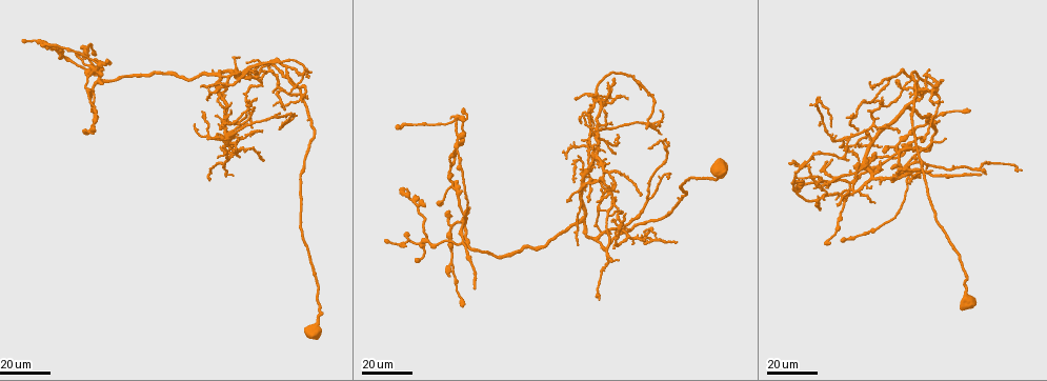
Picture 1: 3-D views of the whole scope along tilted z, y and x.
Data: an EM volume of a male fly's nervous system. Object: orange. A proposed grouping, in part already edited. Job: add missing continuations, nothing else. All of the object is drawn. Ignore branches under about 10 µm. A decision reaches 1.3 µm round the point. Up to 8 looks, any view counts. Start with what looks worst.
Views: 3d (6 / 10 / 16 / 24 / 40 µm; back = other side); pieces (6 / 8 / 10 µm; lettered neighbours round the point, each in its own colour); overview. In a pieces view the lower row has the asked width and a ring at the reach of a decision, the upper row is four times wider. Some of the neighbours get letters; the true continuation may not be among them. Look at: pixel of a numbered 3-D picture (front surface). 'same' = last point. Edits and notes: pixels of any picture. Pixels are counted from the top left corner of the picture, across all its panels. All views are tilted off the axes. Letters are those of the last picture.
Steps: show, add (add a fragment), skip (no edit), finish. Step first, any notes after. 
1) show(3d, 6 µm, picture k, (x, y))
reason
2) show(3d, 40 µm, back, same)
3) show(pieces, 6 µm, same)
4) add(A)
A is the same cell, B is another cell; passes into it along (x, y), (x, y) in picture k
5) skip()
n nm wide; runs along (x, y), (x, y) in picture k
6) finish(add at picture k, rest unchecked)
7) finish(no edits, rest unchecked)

show(3d, 16 µm, picture 1, (476, 287))
end of a long branch

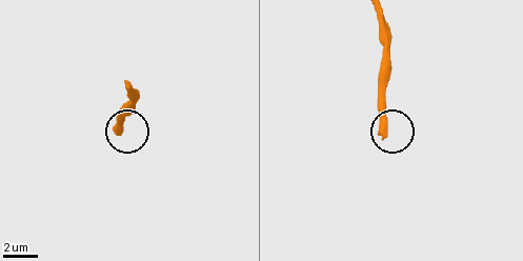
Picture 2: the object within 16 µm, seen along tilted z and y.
show(pieces, 8 µm, picture 2, (382, 133))

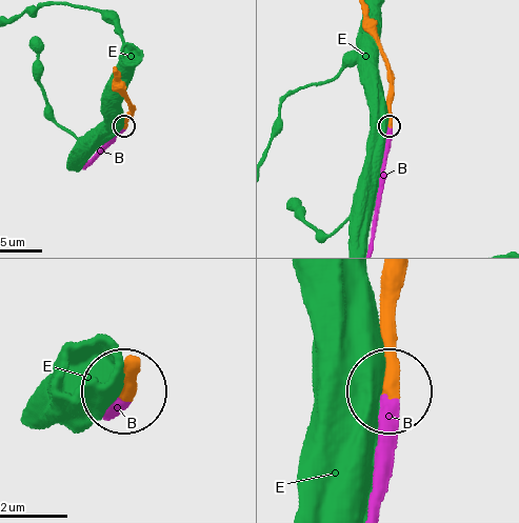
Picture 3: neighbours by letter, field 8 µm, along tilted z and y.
add(B)
370 nm wide; B is the same cell, E is another cell; passes into it along (392, 310), (392, 431), (379, 498) in picture 3; it goes on there

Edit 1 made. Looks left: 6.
show(overview)
redraw

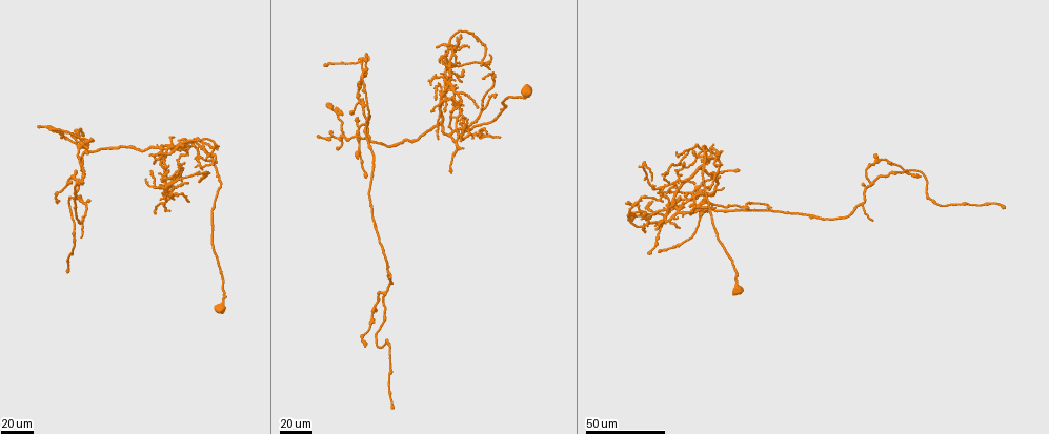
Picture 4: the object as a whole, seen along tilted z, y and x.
show(3d, 40 µm, picture 4, (391, 278))
tapers out

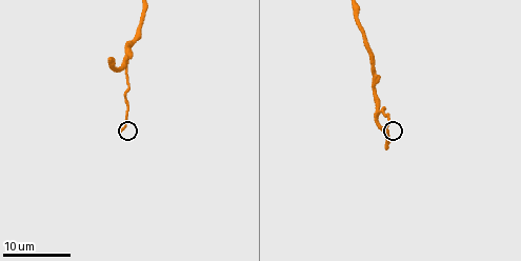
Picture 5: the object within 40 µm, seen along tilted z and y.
show(pieces, 10 µm, picture 5, (387, 126))
what lies round it

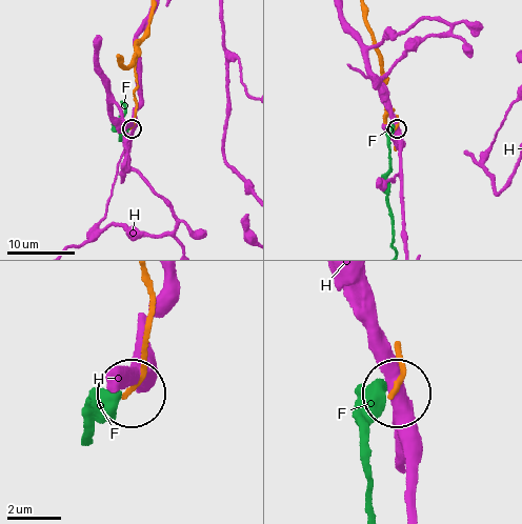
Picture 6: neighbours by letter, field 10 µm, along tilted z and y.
skip()
F and H are other cells; no lettered fragment goes on from it

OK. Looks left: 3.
show(3d, 16 µm, picture 1, (206, 139))
an open end

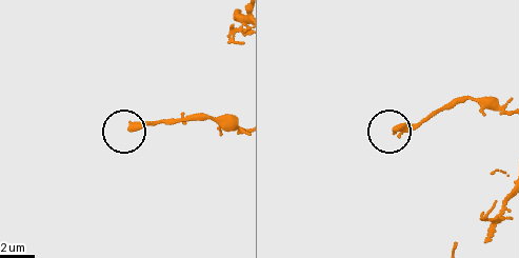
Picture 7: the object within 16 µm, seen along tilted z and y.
show(3d, 6 µm, picture 7, (396, 130))
zoom in

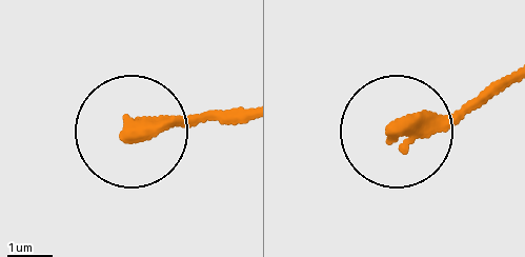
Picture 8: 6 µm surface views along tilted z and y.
show(pieces, 10 µm, picture 8, (396, 135))

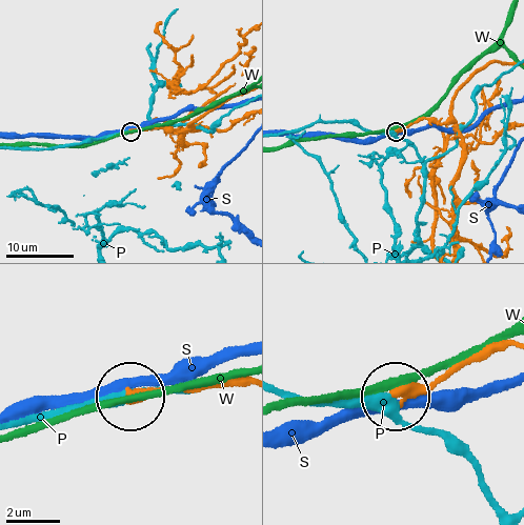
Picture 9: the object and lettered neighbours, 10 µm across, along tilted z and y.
skip()
360 nm wide; P, S and W are other cells; no lettered fragment goes on from it

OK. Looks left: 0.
finish(add at picture 3, rest unchecked)

